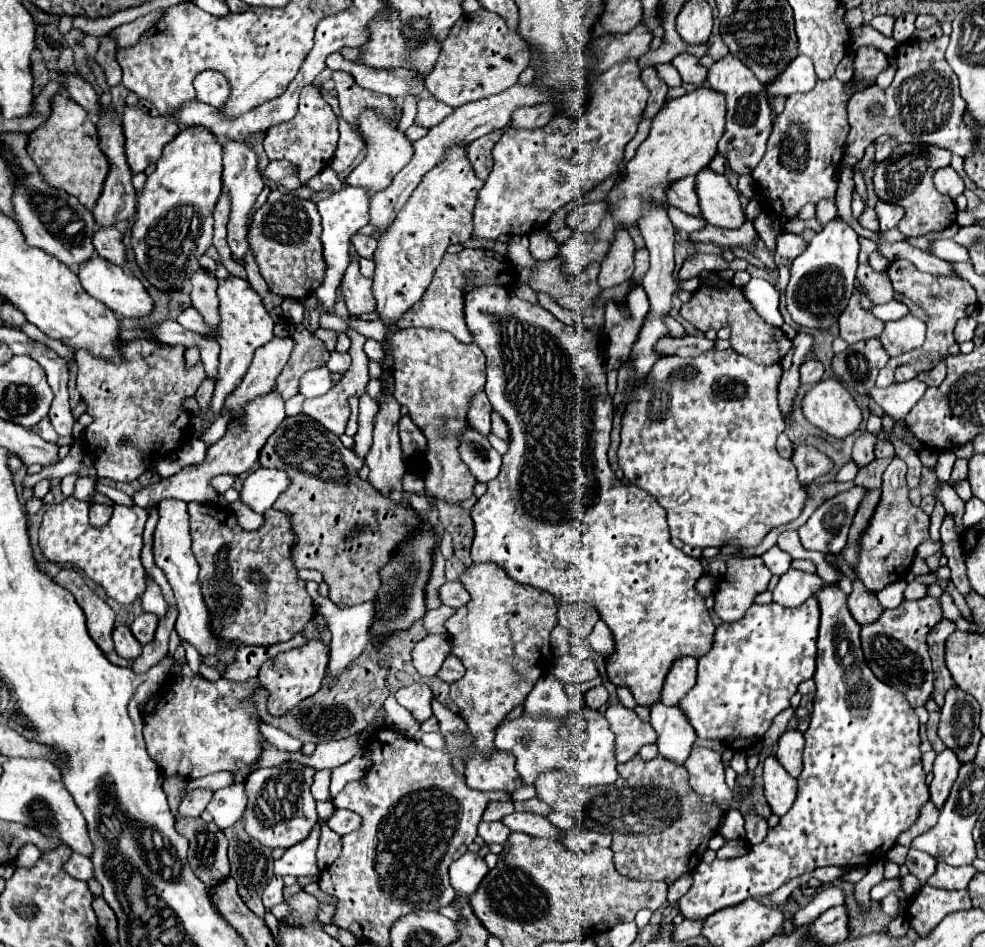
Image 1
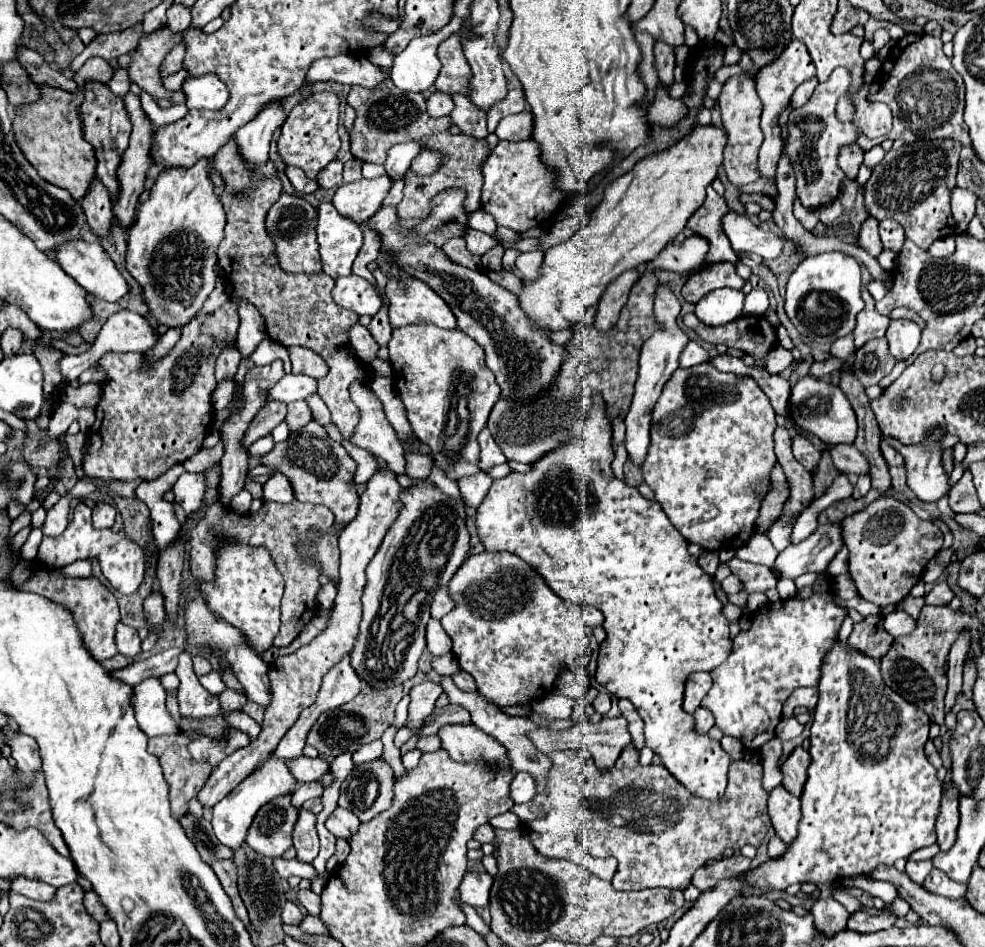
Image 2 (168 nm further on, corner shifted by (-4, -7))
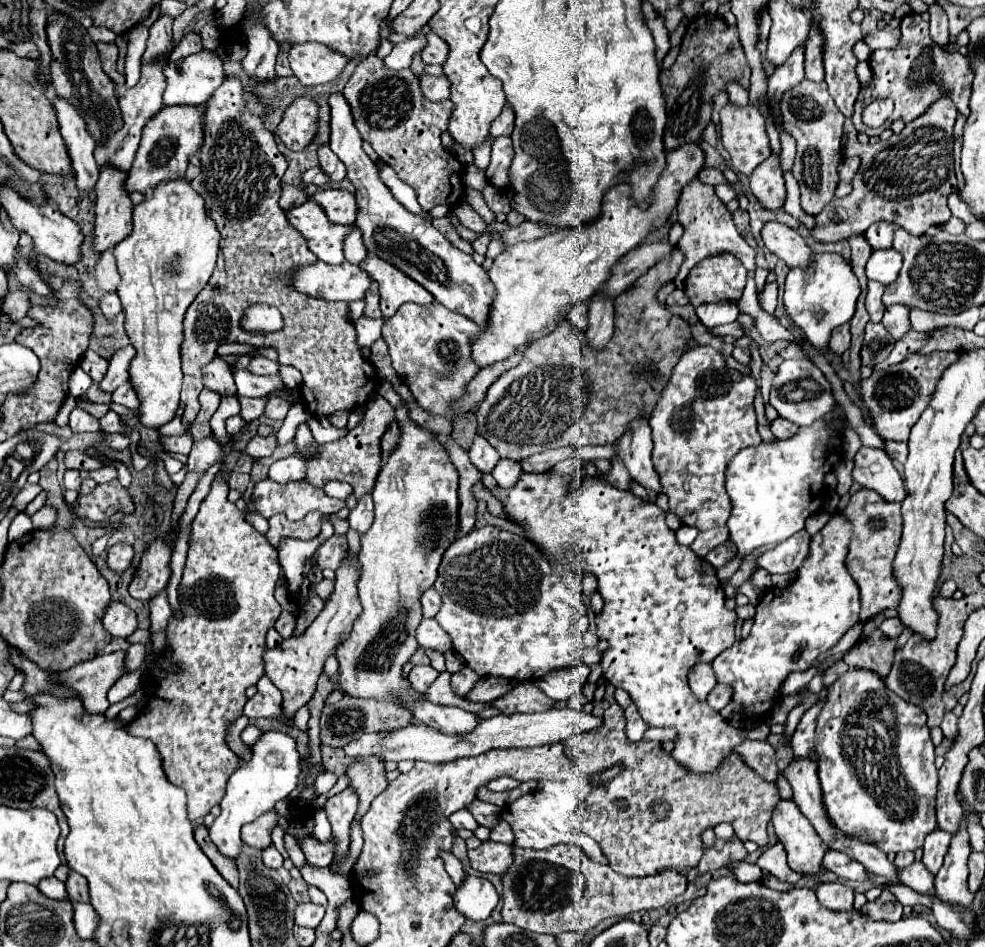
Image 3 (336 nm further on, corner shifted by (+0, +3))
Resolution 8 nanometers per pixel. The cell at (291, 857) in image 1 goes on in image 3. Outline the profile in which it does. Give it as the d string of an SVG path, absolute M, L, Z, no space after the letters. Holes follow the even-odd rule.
M270 846L262 852L262 862L264 862L264 866L278 870L282 866L282 854L274 846Z

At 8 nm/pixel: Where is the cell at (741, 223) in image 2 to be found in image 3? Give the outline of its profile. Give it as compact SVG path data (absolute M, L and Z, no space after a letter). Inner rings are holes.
M778 222L764 226L762 242L772 254L784 260L788 268L808 268L816 254L796 230Z

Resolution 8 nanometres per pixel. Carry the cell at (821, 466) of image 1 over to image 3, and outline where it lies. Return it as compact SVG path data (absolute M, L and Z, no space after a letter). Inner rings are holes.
M778 416L776 420L770 422L770 430L772 430L772 434L774 434L776 438L786 438L786 436L794 436L794 432L798 430L798 426Z

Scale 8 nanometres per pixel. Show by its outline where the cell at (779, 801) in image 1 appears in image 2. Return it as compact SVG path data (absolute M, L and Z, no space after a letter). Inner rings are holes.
M776 786L768 798L768 814L776 834L790 844L796 834L798 818L800 818L800 802L792 796L784 786Z

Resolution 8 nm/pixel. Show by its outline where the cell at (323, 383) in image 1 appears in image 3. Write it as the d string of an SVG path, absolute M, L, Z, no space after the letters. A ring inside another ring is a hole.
M232 370L234 382L238 386L238 396L250 396L250 398L262 398L266 394L272 394L278 384L282 384L280 376L256 376L248 370Z

